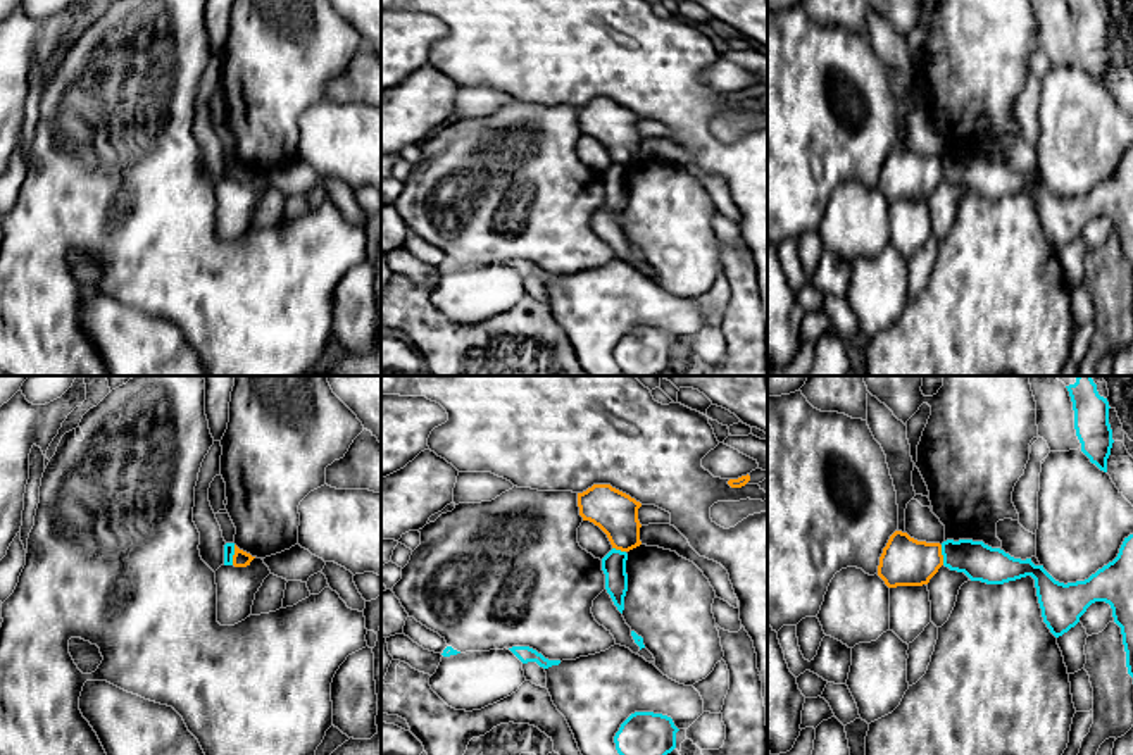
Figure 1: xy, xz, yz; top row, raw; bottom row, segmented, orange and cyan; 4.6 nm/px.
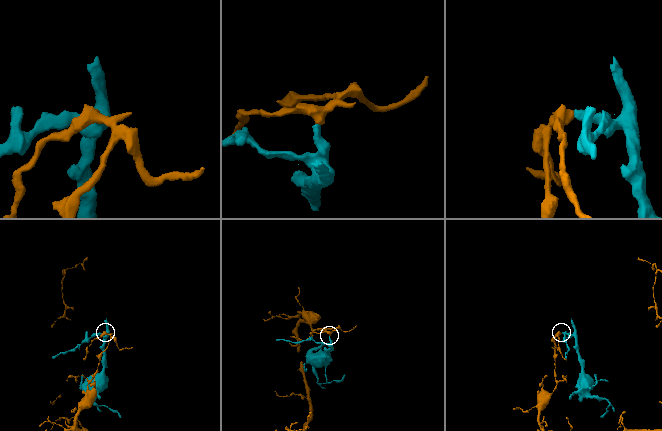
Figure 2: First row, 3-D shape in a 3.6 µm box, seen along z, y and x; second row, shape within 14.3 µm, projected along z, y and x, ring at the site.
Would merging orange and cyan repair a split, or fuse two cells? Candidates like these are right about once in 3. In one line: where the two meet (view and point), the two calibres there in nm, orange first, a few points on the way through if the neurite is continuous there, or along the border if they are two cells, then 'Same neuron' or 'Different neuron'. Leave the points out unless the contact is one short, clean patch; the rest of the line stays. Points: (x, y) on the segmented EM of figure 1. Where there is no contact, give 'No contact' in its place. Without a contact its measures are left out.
Touches orange at xy (233, 555). Thickness 80 nm (orange) against 50 nm. Boundary: xy (235, 545), (231, 564). Different neuron

